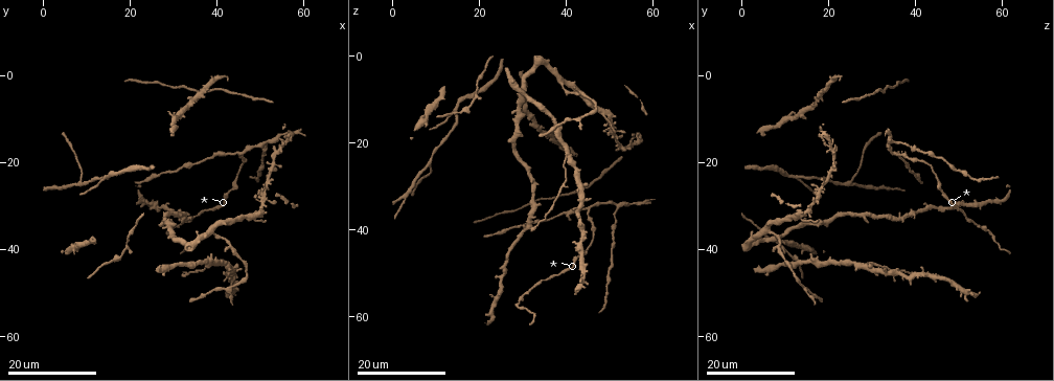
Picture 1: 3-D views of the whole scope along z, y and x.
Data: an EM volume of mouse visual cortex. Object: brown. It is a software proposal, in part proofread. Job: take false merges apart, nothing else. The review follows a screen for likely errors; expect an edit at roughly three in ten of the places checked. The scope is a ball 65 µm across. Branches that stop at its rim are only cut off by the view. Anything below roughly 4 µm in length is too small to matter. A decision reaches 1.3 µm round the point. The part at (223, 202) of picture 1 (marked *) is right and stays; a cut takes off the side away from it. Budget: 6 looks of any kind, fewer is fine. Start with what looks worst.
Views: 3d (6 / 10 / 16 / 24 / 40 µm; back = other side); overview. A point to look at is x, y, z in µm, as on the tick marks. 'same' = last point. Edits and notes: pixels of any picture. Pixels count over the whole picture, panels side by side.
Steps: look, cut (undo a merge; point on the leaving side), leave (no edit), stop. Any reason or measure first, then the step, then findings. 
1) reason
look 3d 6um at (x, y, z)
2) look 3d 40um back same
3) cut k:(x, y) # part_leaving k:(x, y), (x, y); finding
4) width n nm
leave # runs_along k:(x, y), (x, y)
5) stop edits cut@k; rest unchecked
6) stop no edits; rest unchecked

four-way junction
look 3d 16um at (50.5, 32.0, 14.0)

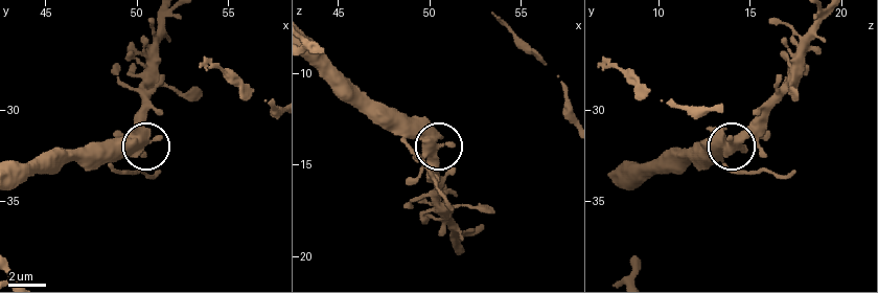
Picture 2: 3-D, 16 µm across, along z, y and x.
look 3d 6um at (50.2, 31.7, 14.4)

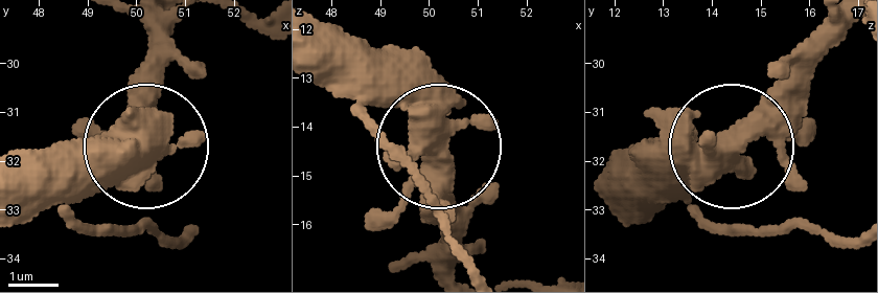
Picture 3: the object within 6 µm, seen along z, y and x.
look 3d 6um back at (50.25, 31.75, 14.30)

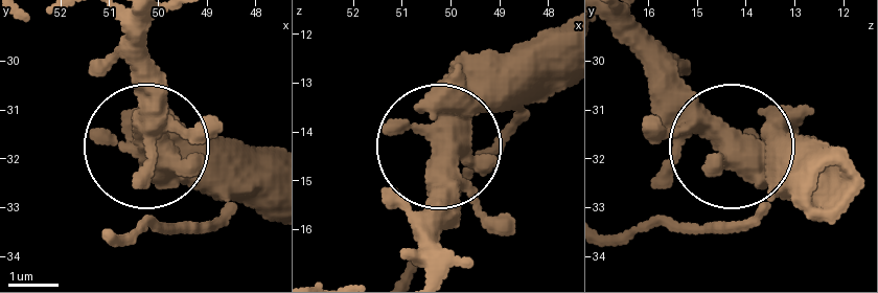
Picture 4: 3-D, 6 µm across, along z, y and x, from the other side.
width 460 nm
cut 4:(171, 130) # part_leaving 4:(455, 127), (442, 248); a second neuron is stuck on

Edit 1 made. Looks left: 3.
look 3d 16um at (9.0, 25.0, 25.0)

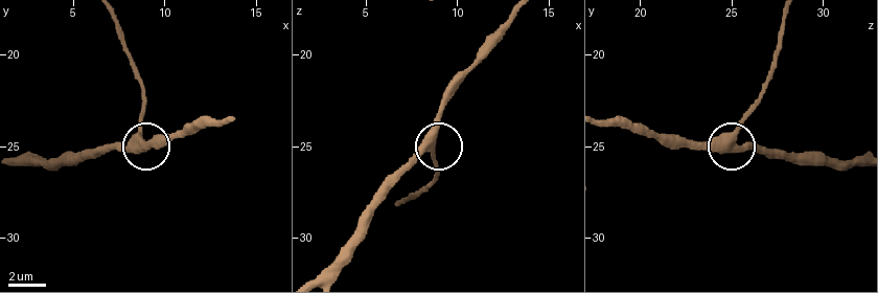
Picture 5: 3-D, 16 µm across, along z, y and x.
look 3d 10um at (8.6, 24.3, 25.2)

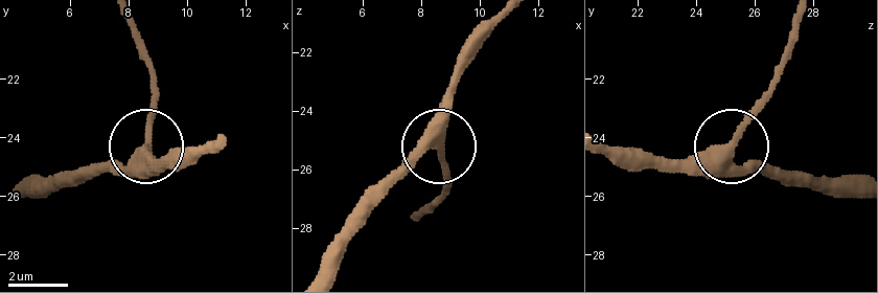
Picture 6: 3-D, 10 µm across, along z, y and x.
look 3d 6um at (8.5, 24.4, 25.1)

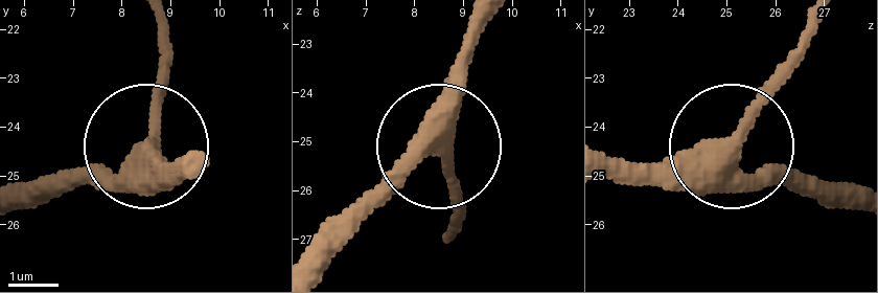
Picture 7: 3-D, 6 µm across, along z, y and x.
side_arm 15 um
leave # all the same neuron

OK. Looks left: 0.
stop edits cut@4; rest unchecked

